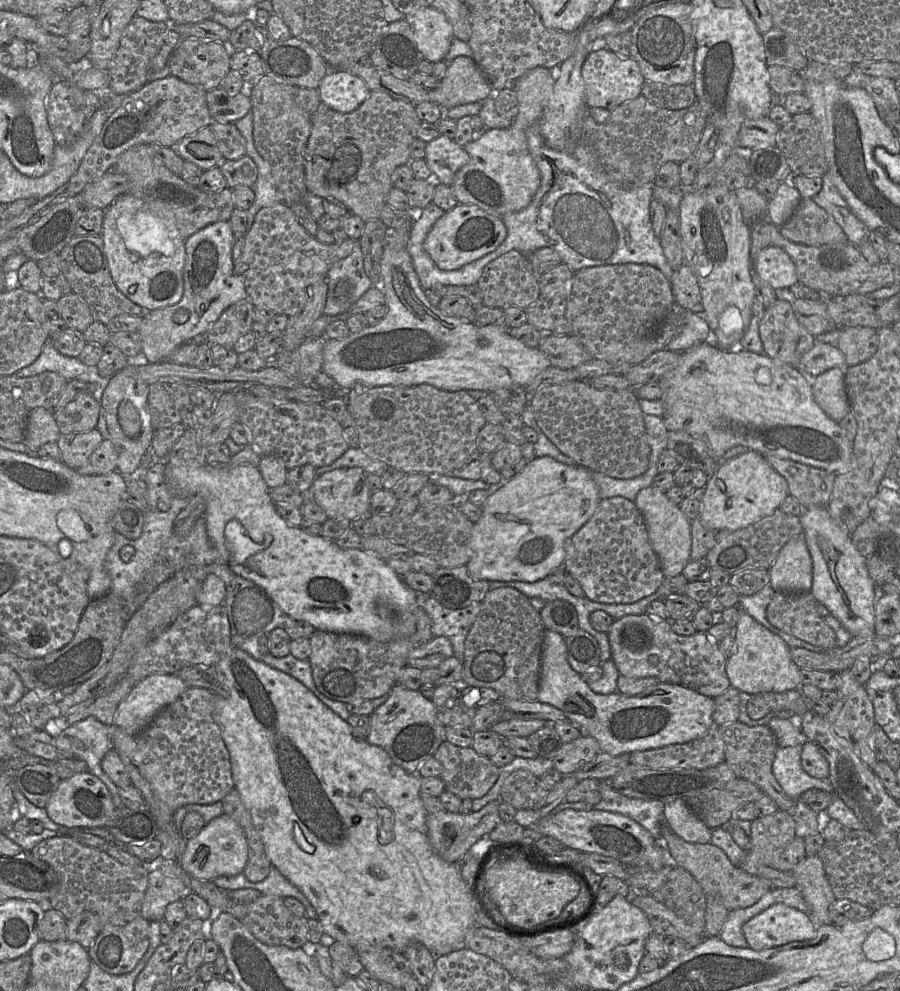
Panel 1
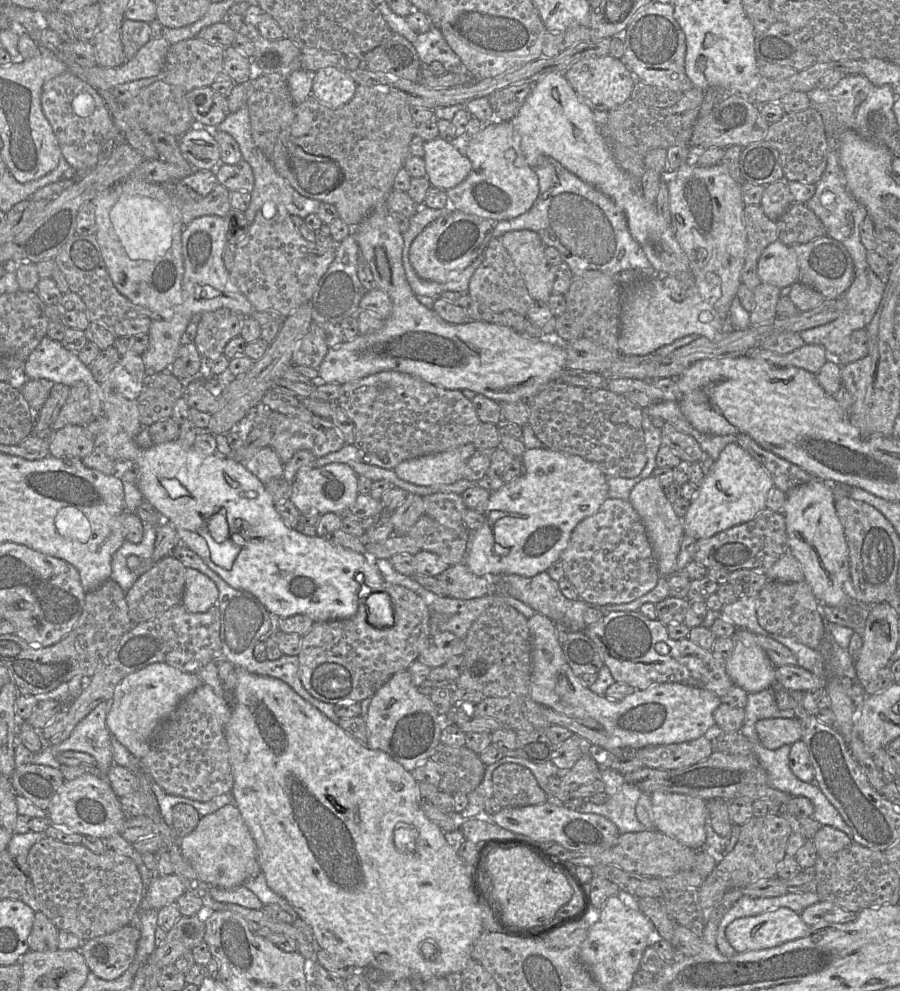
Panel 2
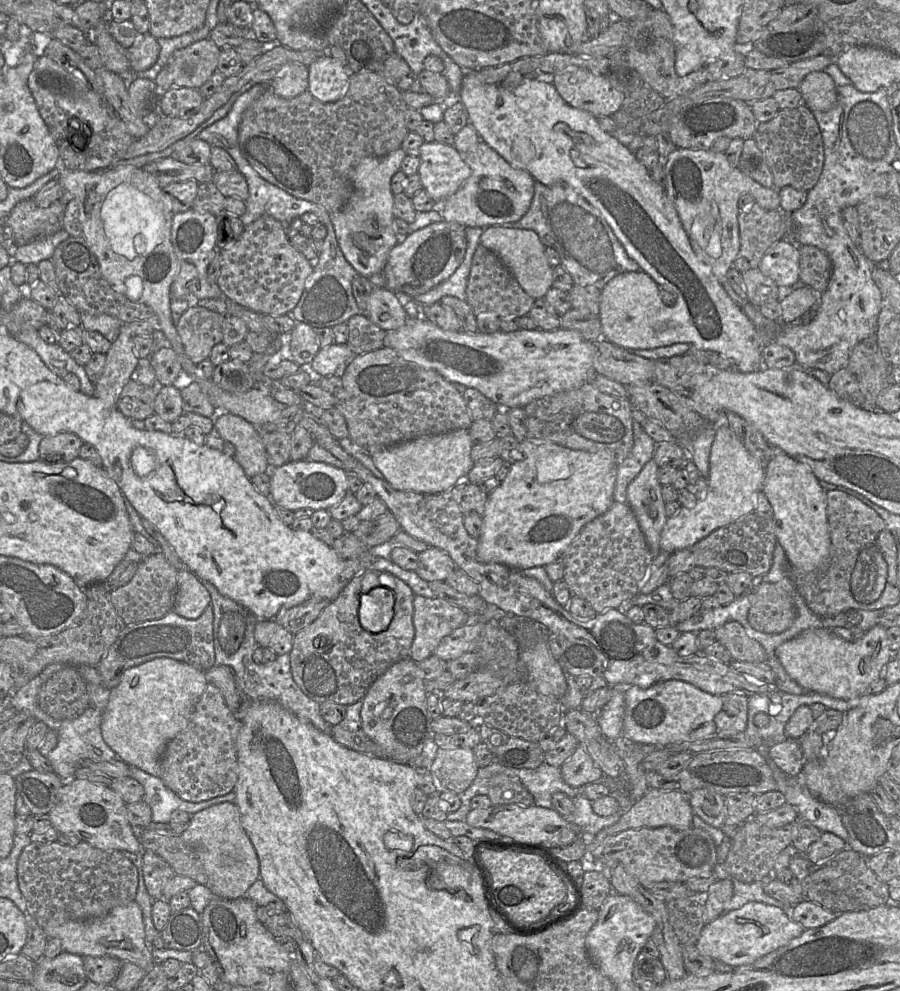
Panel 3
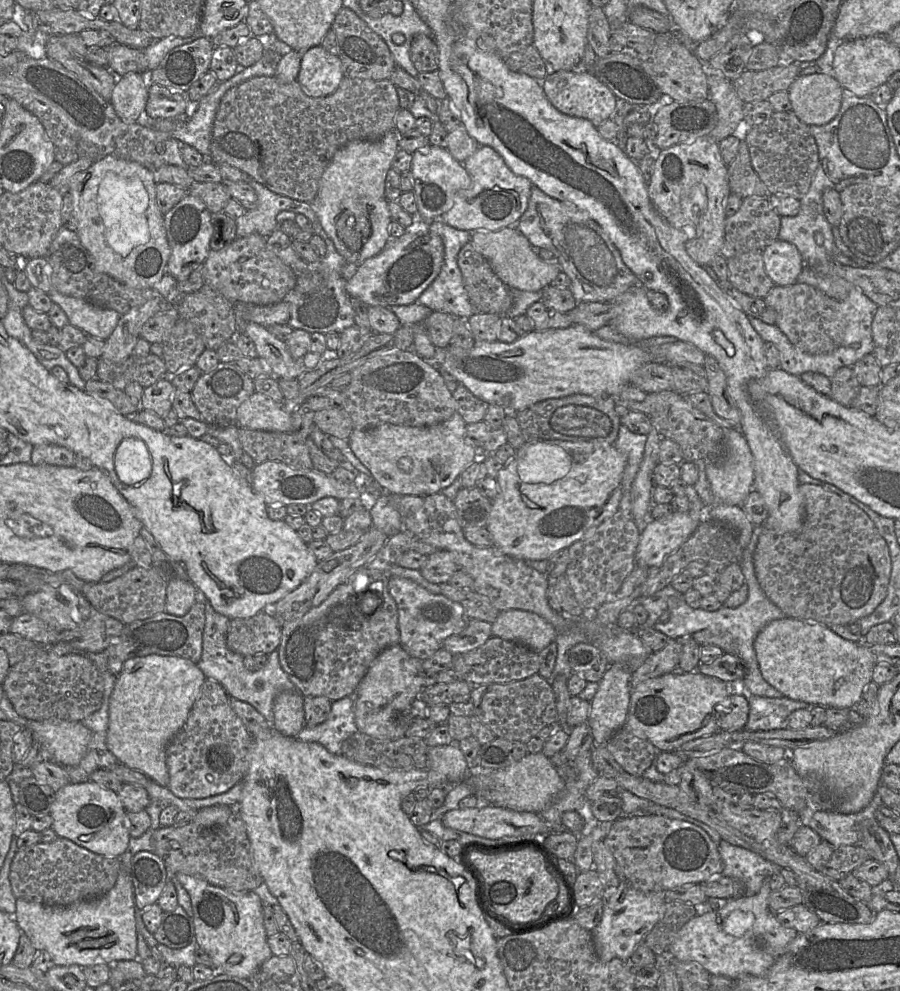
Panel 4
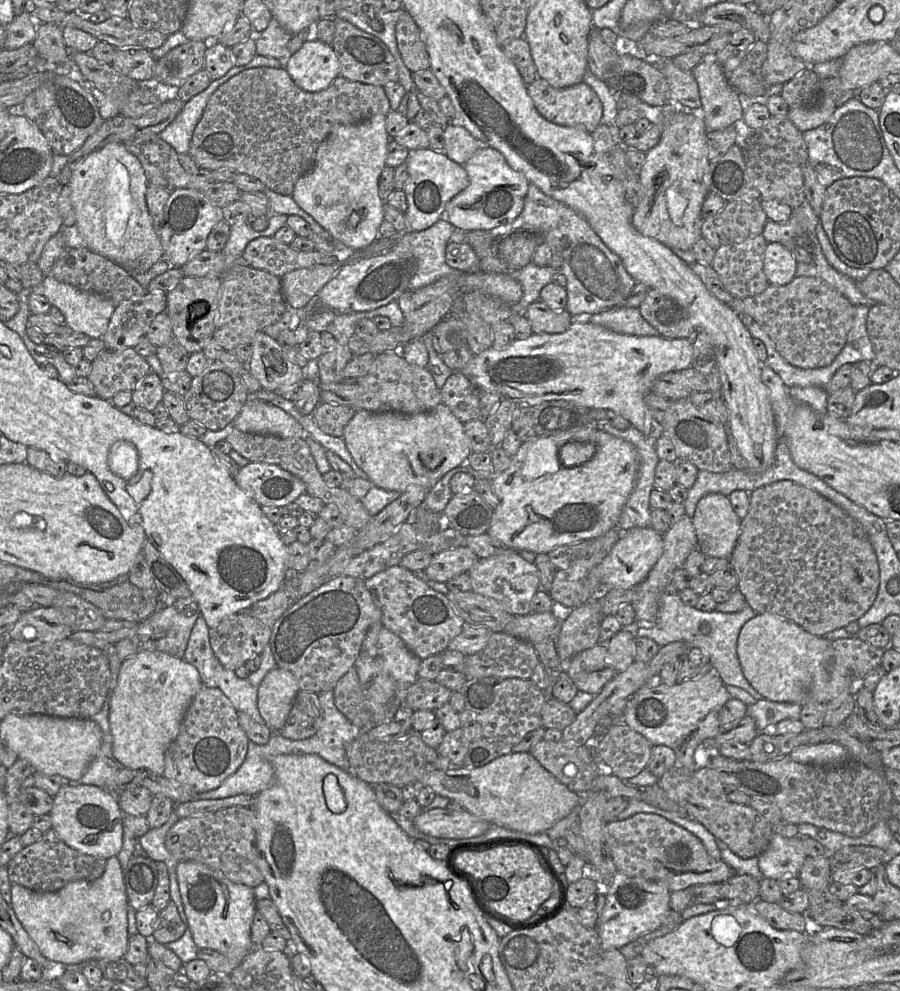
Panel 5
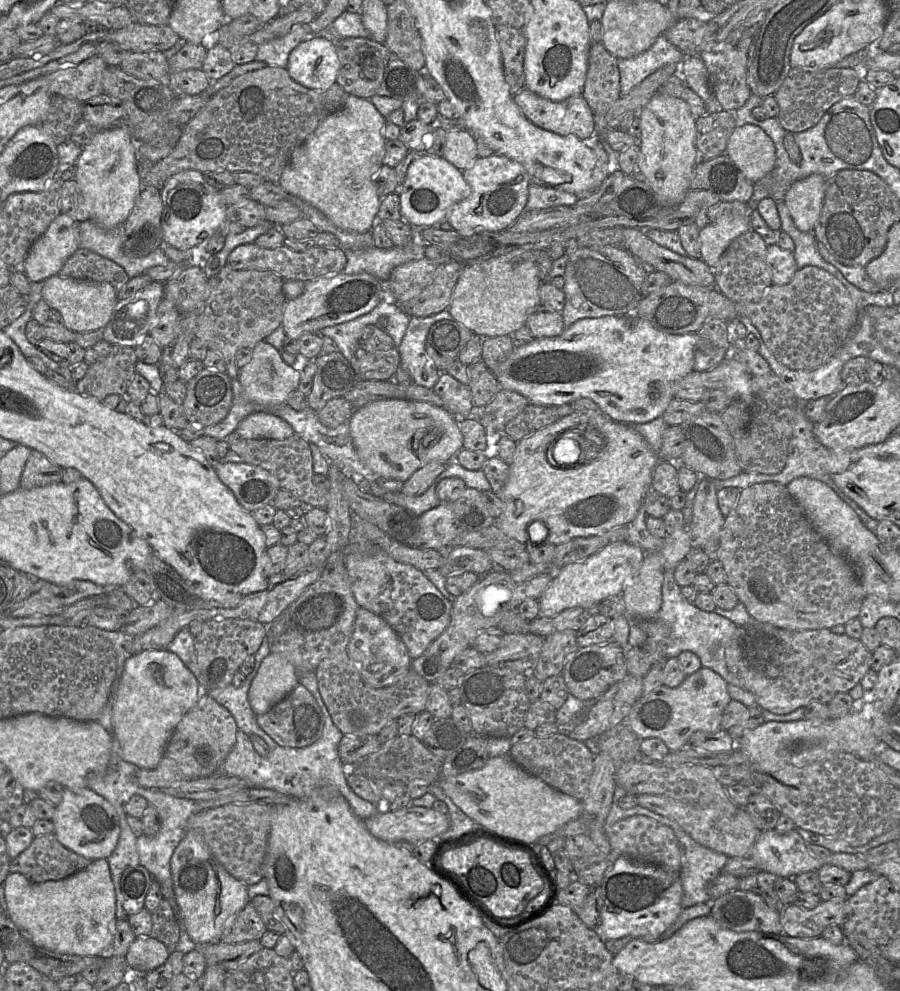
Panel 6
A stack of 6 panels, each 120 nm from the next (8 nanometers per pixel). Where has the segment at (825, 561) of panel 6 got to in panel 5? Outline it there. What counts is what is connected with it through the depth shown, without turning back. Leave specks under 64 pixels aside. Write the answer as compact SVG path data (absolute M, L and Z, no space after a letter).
M790 480L776 481L771 484L759 487L753 490L752 492L750 492L749 510L745 518L741 520L739 537L735 545L735 548L729 558L729 565L734 569L738 578L737 590L740 591L744 595L746 604L748 604L755 612L757 612L758 614L766 613L766 614L775 614L781 617L785 617L789 620L792 620L799 626L801 626L804 630L806 630L810 634L821 636L821 637L825 637L826 634L830 633L833 630L836 630L839 628L845 628L849 623L857 621L860 617L862 617L874 603L877 593L878 593L879 584L880 584L880 569L879 569L877 555L869 539L861 535L861 528L858 527L858 523L852 517L850 517L842 508L840 508L838 505L834 504L827 498L823 497L818 492L808 489Z

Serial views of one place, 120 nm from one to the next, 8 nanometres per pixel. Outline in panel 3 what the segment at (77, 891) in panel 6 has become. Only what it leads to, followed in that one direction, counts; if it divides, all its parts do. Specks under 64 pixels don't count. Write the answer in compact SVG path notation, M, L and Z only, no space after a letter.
M136 901L113 908L107 915L88 921L67 921L59 925L43 925L48 938L61 941L63 952L80 956L112 956L122 962L129 961L150 972L155 963L145 939L142 911Z

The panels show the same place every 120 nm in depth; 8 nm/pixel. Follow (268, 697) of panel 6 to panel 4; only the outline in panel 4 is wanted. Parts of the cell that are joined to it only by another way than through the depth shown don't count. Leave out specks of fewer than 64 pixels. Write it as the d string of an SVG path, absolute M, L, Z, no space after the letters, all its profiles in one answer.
M297 690L284 691L275 698L272 727L276 732L296 737L305 728L303 699Z

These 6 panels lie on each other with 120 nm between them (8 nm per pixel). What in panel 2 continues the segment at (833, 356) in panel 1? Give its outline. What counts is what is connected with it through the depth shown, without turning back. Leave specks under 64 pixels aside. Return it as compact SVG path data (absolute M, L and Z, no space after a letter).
M805 344L799 349L784 355L775 354L761 348L750 350L746 355L774 366L798 367L813 374L816 374L830 358L824 347L816 344Z

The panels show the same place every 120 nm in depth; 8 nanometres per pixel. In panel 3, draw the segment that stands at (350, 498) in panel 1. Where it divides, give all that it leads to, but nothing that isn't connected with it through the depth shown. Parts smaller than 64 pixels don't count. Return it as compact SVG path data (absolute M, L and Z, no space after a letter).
M306 459L270 468L270 477L270 500L274 505L291 511L302 508L313 511L328 510L339 504L349 493L347 473L344 469Z

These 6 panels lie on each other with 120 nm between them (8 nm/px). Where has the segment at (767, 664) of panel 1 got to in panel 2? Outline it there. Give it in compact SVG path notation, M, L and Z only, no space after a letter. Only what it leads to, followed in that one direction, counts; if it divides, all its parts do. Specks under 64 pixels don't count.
M737 629L732 636L734 648L726 659L726 672L735 686L747 693L758 693L776 685L776 666L757 643L756 634Z

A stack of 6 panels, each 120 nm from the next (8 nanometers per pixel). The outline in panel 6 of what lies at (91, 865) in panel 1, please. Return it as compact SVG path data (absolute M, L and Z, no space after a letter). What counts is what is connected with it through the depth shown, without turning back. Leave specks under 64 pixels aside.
M54 833L34 837L28 848L14 858L9 873L20 873L33 883L63 880L92 860L64 847Z

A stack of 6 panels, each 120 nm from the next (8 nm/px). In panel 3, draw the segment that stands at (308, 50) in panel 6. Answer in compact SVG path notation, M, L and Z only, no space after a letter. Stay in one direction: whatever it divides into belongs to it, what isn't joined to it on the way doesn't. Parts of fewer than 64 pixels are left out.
M328 53L308 66L308 91L324 103L342 99L349 87L351 74L346 66Z

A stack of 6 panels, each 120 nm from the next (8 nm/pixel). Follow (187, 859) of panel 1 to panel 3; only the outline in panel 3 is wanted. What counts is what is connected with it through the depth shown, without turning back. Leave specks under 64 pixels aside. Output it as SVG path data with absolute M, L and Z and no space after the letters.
M222 802L191 815L186 830L181 834L185 844L197 855L207 876L205 886L219 898L244 897L248 888L259 878L259 860L255 848L242 826L240 812L234 802Z

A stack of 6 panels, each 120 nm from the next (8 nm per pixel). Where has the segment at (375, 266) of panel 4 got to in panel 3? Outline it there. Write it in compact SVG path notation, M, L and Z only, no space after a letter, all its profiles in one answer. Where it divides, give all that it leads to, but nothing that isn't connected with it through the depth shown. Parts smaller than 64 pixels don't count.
M442 220L408 234L403 242L397 243L389 252L381 274L374 278L376 287L386 287L395 293L405 293L414 297L448 279L464 259L467 247L465 229L465 226L457 222Z

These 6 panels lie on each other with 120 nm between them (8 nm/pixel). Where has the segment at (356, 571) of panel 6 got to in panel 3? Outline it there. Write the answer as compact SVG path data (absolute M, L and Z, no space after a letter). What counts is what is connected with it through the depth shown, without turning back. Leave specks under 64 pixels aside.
M415 595L413 599L415 636L410 658L417 662L433 654L441 640L466 624L468 613L444 599Z

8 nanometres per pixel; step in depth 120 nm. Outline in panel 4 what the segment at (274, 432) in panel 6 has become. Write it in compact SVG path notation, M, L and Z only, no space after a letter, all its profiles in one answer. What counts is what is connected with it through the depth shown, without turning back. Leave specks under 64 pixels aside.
M254 392L237 409L236 424L251 430L292 433L291 418L281 404Z

